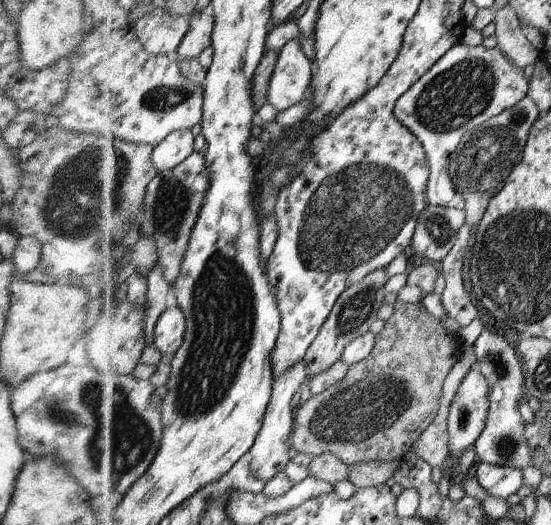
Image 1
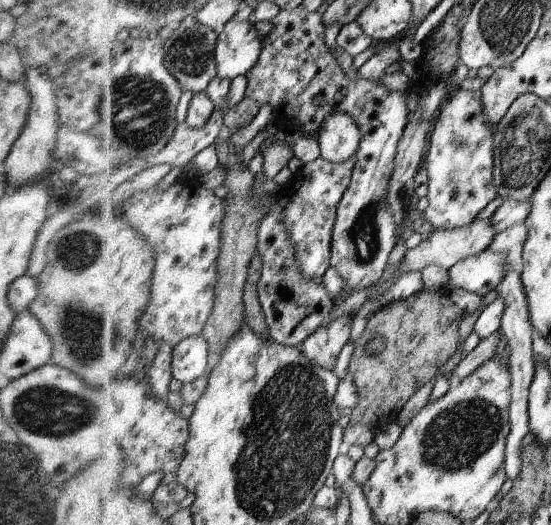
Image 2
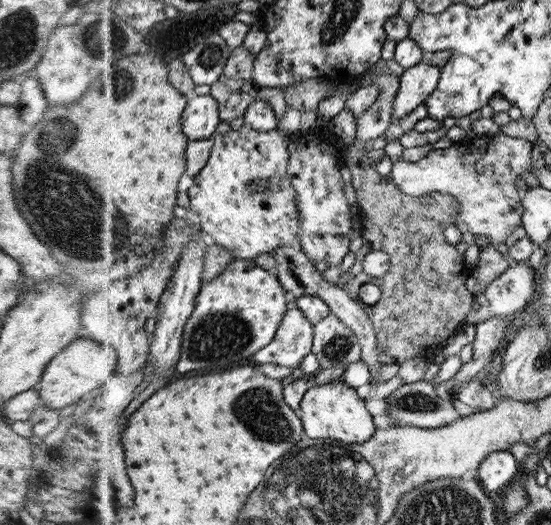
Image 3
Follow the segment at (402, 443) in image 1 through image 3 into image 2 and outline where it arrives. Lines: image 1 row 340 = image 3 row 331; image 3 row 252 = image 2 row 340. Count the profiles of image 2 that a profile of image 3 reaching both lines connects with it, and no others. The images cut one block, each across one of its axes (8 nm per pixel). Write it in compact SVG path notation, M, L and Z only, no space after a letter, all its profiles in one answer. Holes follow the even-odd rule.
M422 288L408 298L382 305L369 318L360 338L355 340L353 354L351 354L350 380L357 388L359 401L352 409L353 413L349 418L350 424L358 423L358 426L370 426L376 432L384 430L390 423L397 423L398 418L402 418L402 410L406 410L406 406L410 406L410 397L417 390L422 390L422 386L426 386L426 382L432 380L436 372L439 372L440 366L446 364L446 361L458 350L458 346L460 346L458 324L464 314L464 311L452 302L448 290L439 292ZM375 336L383 336L386 339L386 346L379 355L371 357L364 352L364 346Z

